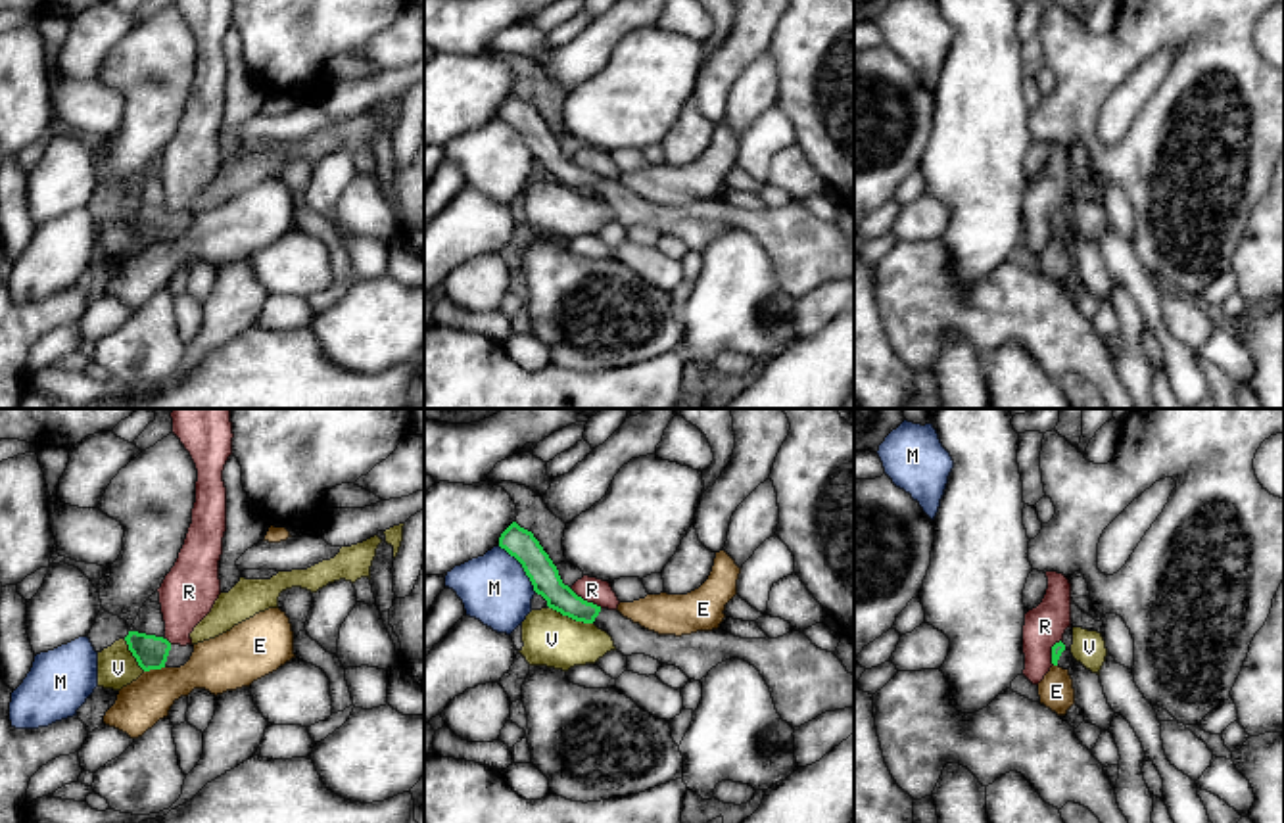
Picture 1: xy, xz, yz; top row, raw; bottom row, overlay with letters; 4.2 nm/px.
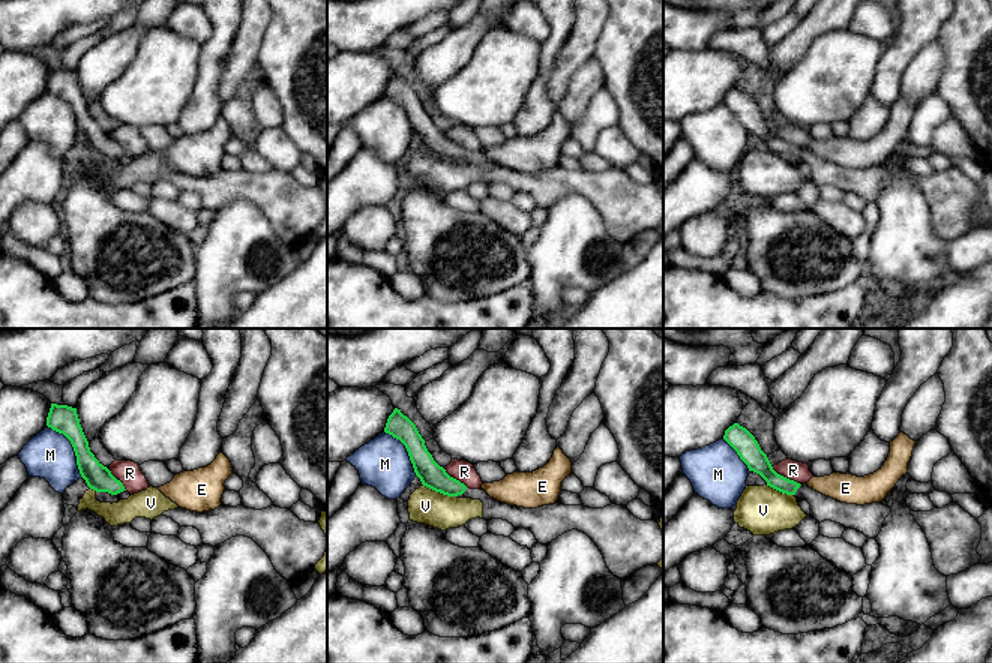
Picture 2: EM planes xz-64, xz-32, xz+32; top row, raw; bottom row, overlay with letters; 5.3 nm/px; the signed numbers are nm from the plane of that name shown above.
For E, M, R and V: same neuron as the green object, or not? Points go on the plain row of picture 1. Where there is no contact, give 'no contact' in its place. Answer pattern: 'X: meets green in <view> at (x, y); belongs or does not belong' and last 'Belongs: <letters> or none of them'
E: meets green in xy at (154, 238); does not belong
M: meets green in xz at (523, 137); does not belong
R: meets green in xz at (586, 171); does not belong
V: meets green in xz at (570, 187); does not belong
Belongs: none of them

